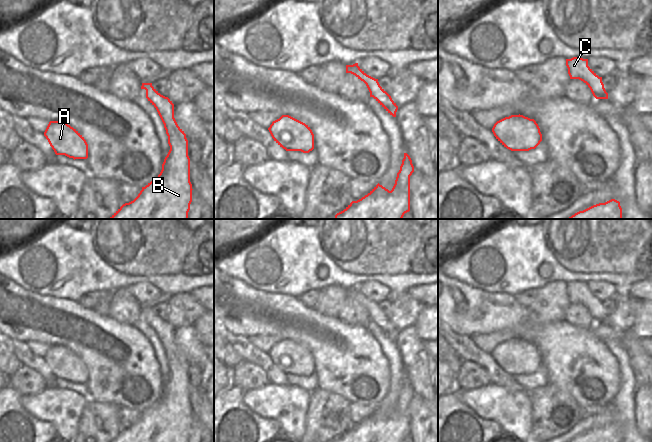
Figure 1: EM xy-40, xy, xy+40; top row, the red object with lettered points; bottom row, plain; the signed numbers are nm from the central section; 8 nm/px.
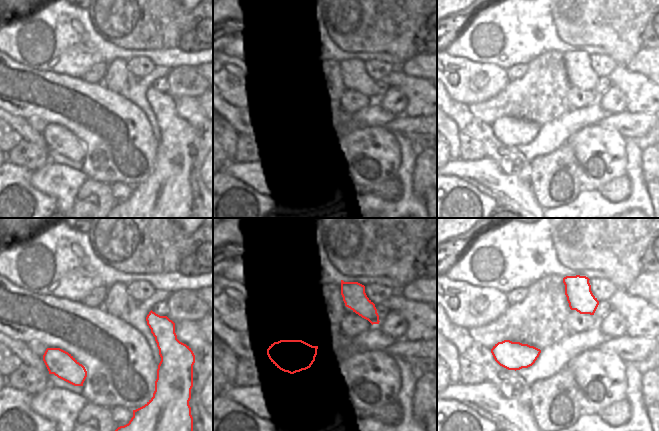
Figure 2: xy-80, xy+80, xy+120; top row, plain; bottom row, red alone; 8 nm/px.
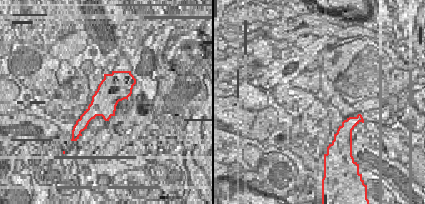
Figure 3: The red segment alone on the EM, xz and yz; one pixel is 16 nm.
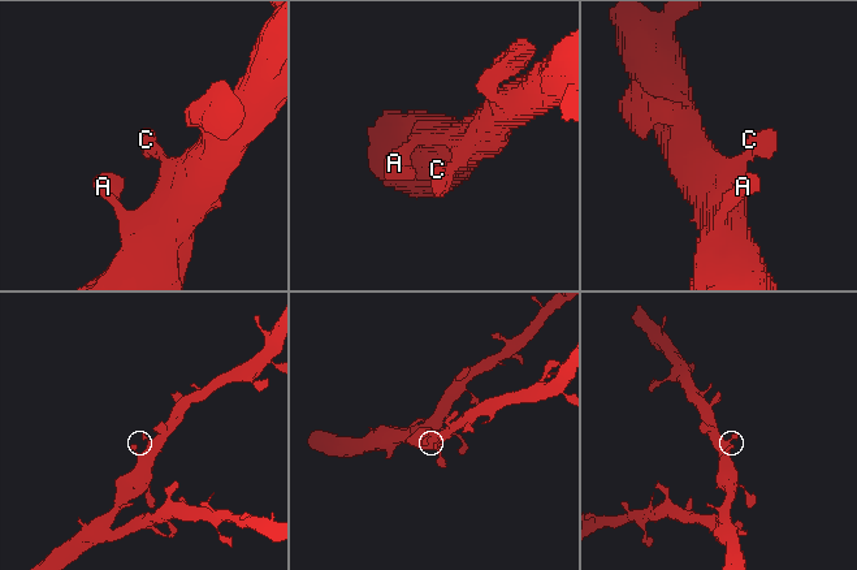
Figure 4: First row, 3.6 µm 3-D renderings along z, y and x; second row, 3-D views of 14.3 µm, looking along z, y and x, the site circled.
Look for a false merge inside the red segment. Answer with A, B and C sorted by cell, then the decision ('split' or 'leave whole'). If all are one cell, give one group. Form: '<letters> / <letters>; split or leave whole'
A B C; leave whole

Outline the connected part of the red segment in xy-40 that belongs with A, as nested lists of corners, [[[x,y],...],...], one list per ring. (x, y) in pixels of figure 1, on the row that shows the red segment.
[[[50,121],[44,136],[56,155],[65,155],[74,160],[88,158],[88,144],[86,140],[67,123]]]

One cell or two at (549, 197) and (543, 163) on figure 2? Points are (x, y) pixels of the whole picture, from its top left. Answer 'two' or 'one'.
one

